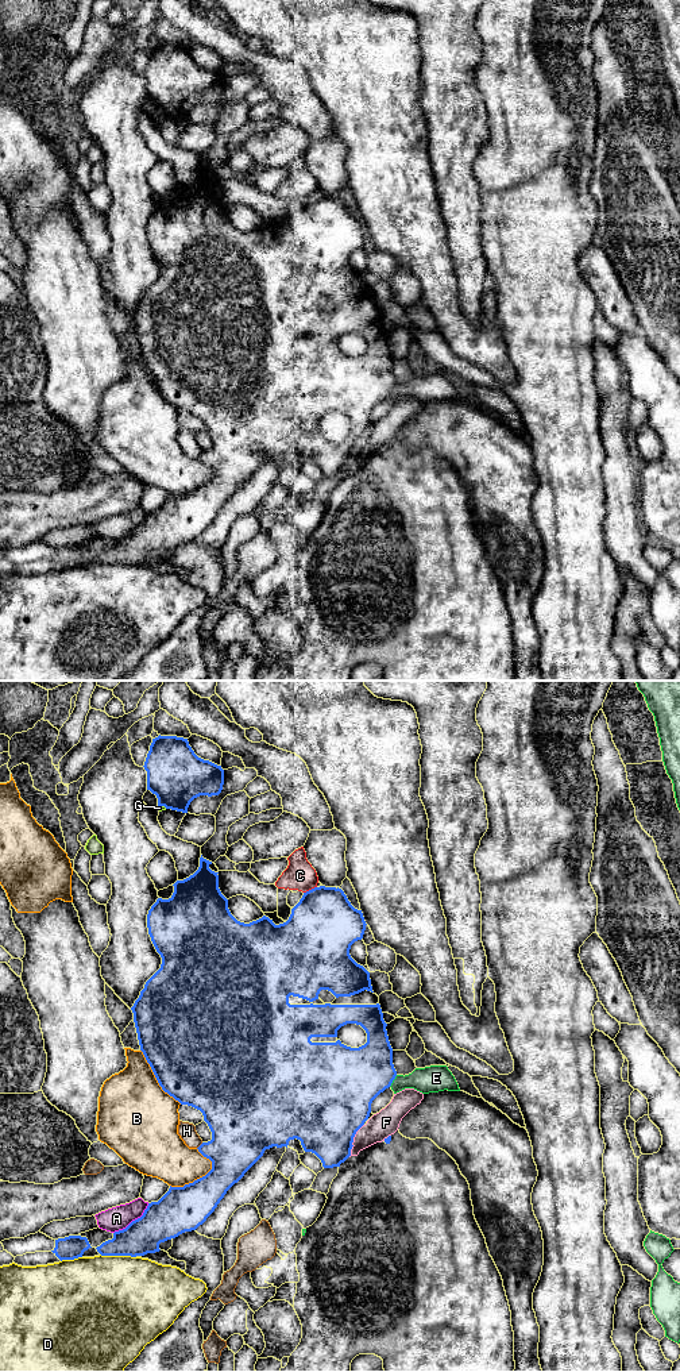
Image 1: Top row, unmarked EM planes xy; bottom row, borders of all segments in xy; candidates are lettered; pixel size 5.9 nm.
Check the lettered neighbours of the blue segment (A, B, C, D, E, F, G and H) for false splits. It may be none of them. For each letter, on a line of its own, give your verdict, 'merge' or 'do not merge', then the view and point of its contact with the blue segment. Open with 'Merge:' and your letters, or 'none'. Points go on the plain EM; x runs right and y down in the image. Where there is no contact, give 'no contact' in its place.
Merge: none
A: do not merge | xy (132, 530)
B: do not merge | xy (194, 489)
C: do not merge | xy (309, 199)
D: do not merge | xy (118, 563)
E: do not merge | xy (393, 388)
F: do not merge | xy (352, 449)
G: do not merge | xy (162, 114)
H: do not merge | xy (200, 454)

